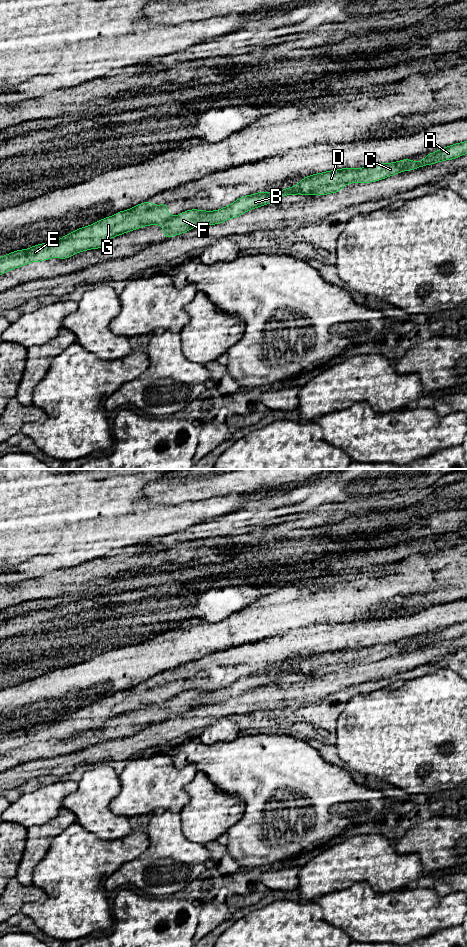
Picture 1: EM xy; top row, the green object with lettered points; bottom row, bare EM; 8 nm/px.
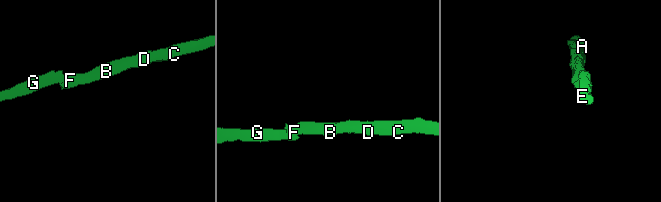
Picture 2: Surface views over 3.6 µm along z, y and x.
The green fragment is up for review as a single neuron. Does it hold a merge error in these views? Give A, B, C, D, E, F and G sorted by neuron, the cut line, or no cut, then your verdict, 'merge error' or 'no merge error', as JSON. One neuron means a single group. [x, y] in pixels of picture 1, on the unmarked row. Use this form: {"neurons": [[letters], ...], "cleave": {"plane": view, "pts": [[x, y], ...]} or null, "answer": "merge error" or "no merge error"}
{"neurons": [["A", "B", "C", "D", "F"], ["E", "G"]], "cleave": {"plane": "xy", "pts": [[175, 696], [161, 704]]}, "answer": "merge error"}

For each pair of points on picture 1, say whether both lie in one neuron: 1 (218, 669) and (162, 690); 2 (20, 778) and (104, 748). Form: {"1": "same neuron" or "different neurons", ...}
{"1": "same neuron", "2": "same neuron"}

